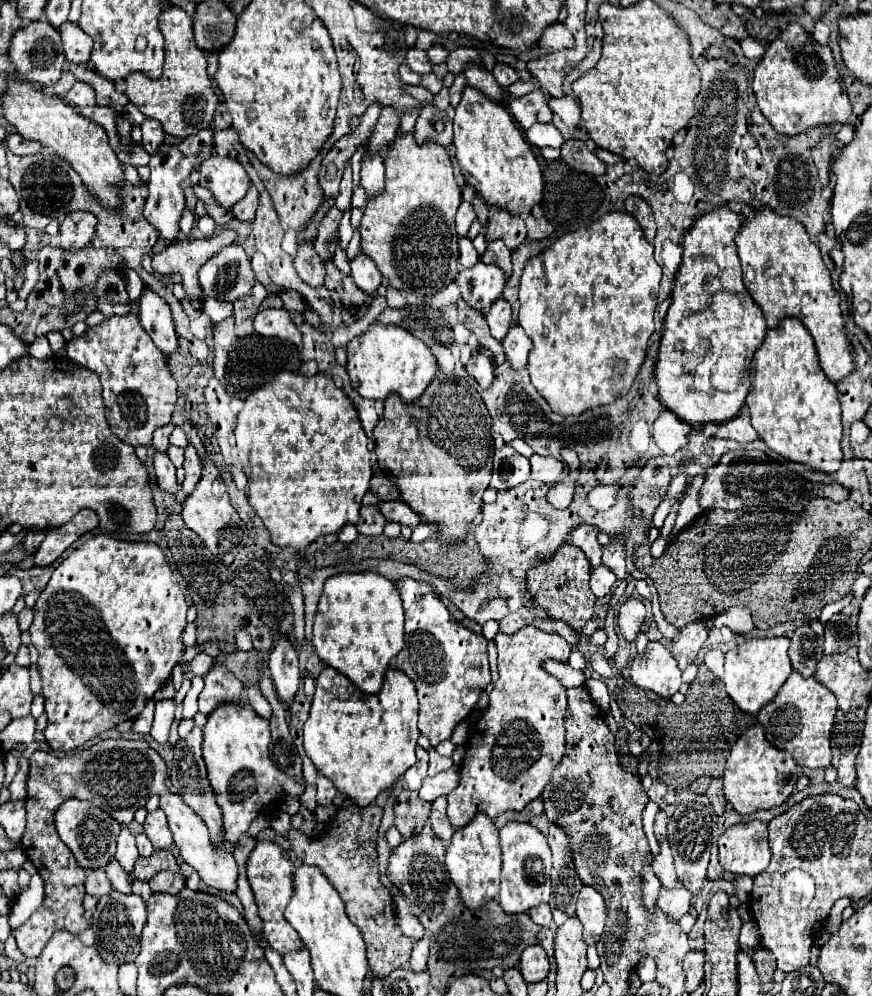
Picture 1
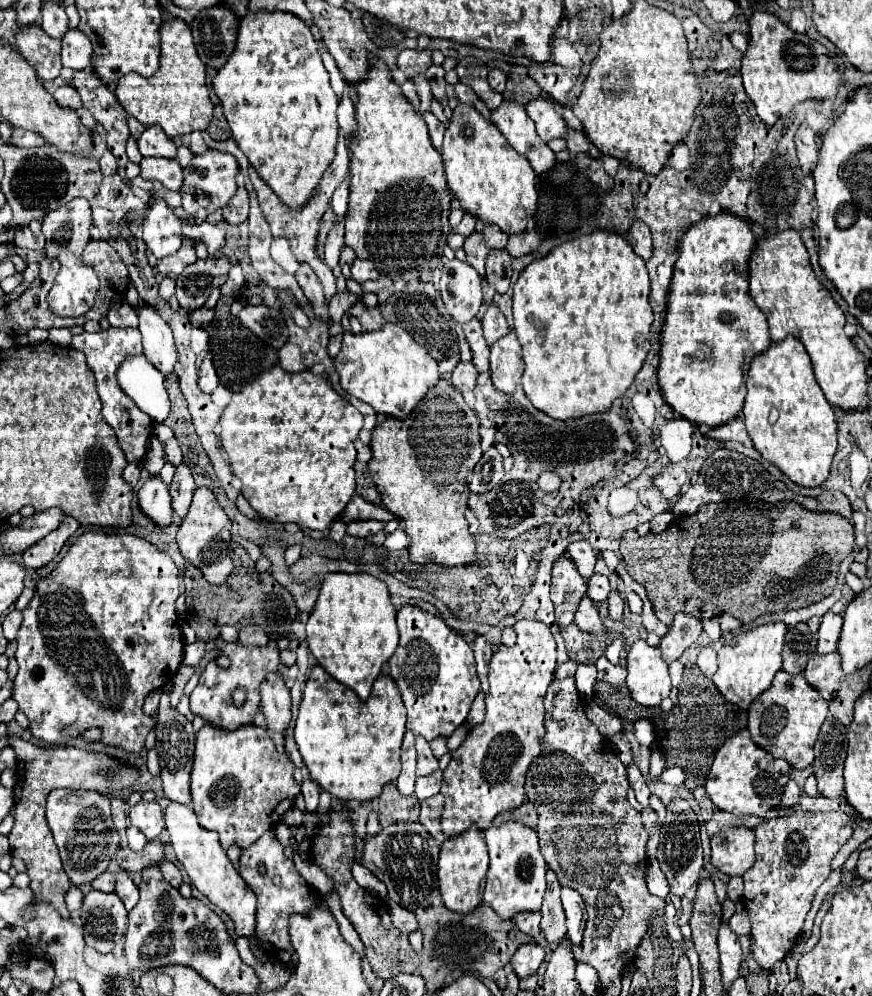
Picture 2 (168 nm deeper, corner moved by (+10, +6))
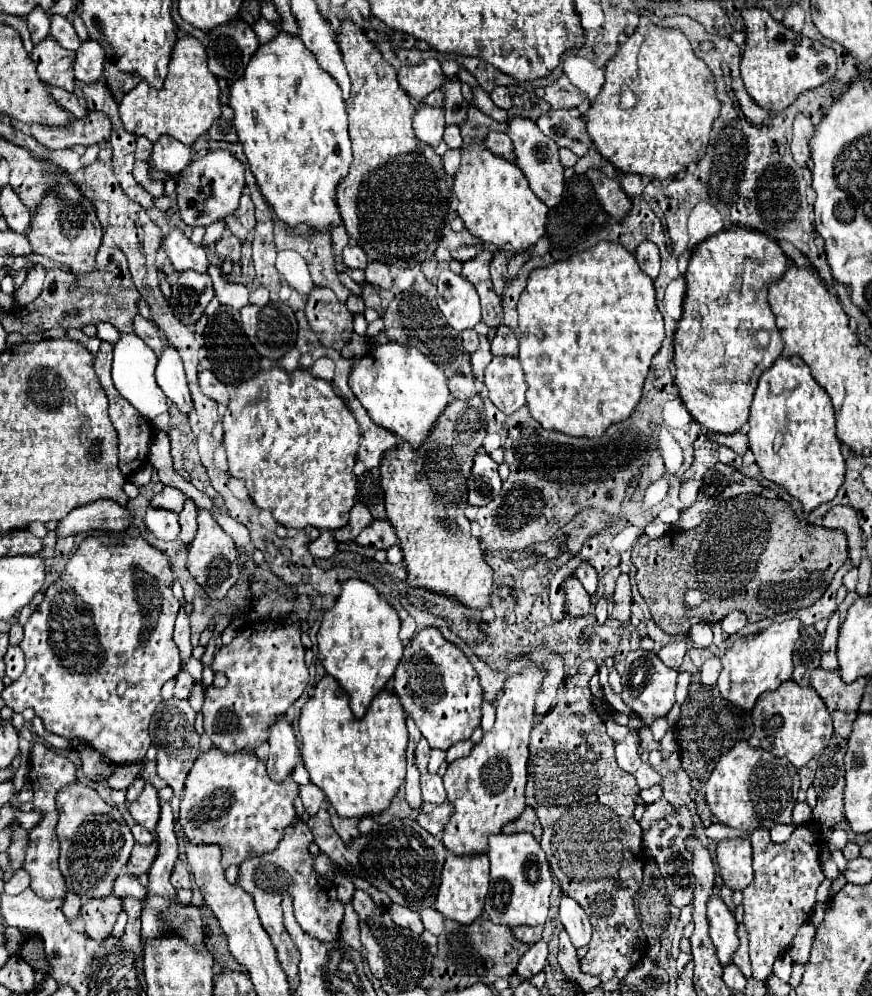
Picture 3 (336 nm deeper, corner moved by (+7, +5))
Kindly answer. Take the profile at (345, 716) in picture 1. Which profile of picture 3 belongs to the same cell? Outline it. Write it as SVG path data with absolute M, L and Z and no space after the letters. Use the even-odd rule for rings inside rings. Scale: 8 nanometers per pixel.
M324 675L320 683L314 687L314 695L306 701L300 713L300 735L302 735L302 761L310 773L310 781L318 785L326 799L334 805L340 817L364 817L376 815L388 809L394 793L404 783L406 775L406 743L408 743L408 729L406 729L406 713L396 693L384 689L380 691L374 701L370 703L366 715L356 719L350 711L350 697L338 681L330 675Z

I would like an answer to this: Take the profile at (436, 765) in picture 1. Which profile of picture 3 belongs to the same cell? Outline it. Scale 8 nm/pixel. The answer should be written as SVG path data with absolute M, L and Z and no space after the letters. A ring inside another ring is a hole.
M422 737L418 747L416 747L416 767L420 769L420 773L426 773L426 765L430 759L430 745L426 743L426 739Z

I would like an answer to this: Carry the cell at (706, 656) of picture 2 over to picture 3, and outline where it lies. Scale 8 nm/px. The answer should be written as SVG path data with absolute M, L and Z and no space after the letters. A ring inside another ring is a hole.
M712 657L712 659L704 661L702 669L698 671L702 683L706 683L706 687L716 687L716 681L718 681L720 669L722 669L722 665L720 665L720 659L718 659L718 657Z

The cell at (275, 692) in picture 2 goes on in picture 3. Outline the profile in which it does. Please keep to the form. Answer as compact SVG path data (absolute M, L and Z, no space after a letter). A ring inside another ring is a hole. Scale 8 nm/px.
M286 715L274 721L274 729L270 729L268 743L270 743L270 757L266 767L268 767L270 779L284 781L300 761L294 729Z

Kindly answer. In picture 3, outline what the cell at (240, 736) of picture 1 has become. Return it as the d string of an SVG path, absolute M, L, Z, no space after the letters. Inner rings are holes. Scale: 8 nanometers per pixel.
M212 747L200 753L188 773L180 803L180 825L192 843L216 843L222 847L222 865L240 865L252 855L272 851L284 829L292 823L294 799L300 787L288 777L276 783L268 777L266 765L252 751L224 753Z

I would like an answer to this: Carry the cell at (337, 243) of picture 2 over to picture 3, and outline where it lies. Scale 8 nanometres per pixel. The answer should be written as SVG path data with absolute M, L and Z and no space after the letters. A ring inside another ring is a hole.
M346 245L344 247L344 251L342 251L342 255L340 255L340 259L348 265L348 267L356 267L356 269L364 269L366 267L366 263L368 263L368 259L366 259L366 253L358 247L358 245Z

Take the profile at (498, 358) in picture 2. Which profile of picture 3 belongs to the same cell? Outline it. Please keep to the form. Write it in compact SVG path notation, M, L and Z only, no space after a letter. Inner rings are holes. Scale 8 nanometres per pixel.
M494 357L486 367L484 383L490 401L508 415L526 403L526 381L518 357Z

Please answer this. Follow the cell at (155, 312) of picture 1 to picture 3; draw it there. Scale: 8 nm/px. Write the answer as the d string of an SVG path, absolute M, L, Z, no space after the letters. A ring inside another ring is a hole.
M170 343L164 345L158 365L156 365L156 381L160 389L166 393L166 397L182 411L188 413L192 407L192 397L188 391L186 383L186 373L184 373L184 363L178 355L178 349L170 347Z

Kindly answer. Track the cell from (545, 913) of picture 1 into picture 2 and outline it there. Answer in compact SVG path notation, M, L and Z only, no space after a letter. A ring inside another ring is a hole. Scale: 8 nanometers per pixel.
M517 914L515 918L513 918L513 922L515 922L515 926L523 932L523 934L527 934L527 936L533 936L533 938L537 938L539 936L539 922L541 922L541 914Z

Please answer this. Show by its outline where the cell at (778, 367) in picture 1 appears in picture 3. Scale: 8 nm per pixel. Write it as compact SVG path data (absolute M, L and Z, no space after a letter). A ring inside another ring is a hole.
M780 357L760 375L748 419L750 449L762 475L800 499L804 511L832 501L844 483L842 445L836 437L830 397L798 357Z

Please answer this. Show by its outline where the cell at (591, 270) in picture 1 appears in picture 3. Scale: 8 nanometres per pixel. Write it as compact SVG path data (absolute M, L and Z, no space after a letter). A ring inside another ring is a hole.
M602 241L568 259L534 269L520 295L518 315L518 357L528 383L526 403L542 427L576 437L600 437L608 425L628 419L640 401L650 361L664 339L664 321L656 307L654 281L642 273L630 251L620 243Z

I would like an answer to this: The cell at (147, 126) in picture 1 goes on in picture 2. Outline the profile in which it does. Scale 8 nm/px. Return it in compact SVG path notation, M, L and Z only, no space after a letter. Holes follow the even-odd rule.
M159 126L145 128L145 132L137 140L137 146L145 158L177 158L177 146Z

